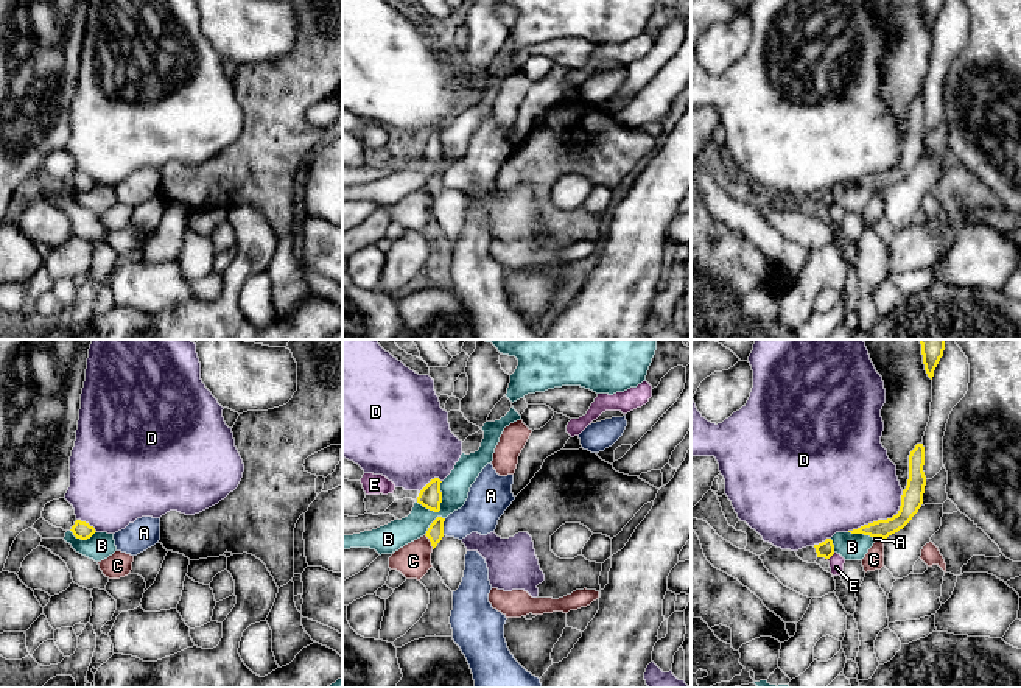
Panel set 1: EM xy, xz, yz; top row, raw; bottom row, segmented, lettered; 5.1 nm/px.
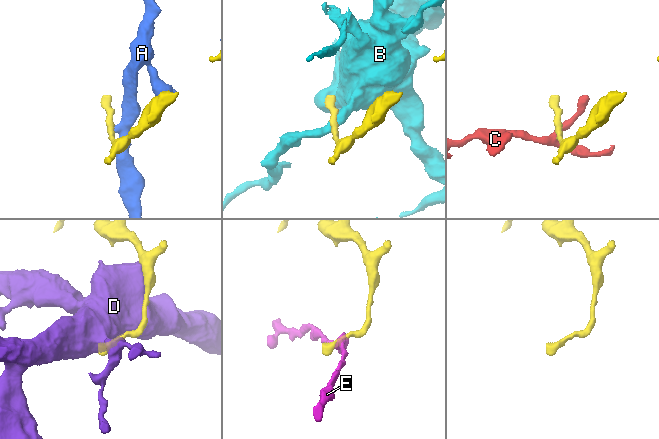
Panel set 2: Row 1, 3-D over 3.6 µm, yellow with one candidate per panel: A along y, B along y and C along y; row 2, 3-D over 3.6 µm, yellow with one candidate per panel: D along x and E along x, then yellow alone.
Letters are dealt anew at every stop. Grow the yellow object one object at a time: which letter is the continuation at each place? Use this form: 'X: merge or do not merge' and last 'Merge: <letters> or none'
A: do not merge
B: do not merge
C: do not merge
D: do not merge
E: do not merge
Merge: none

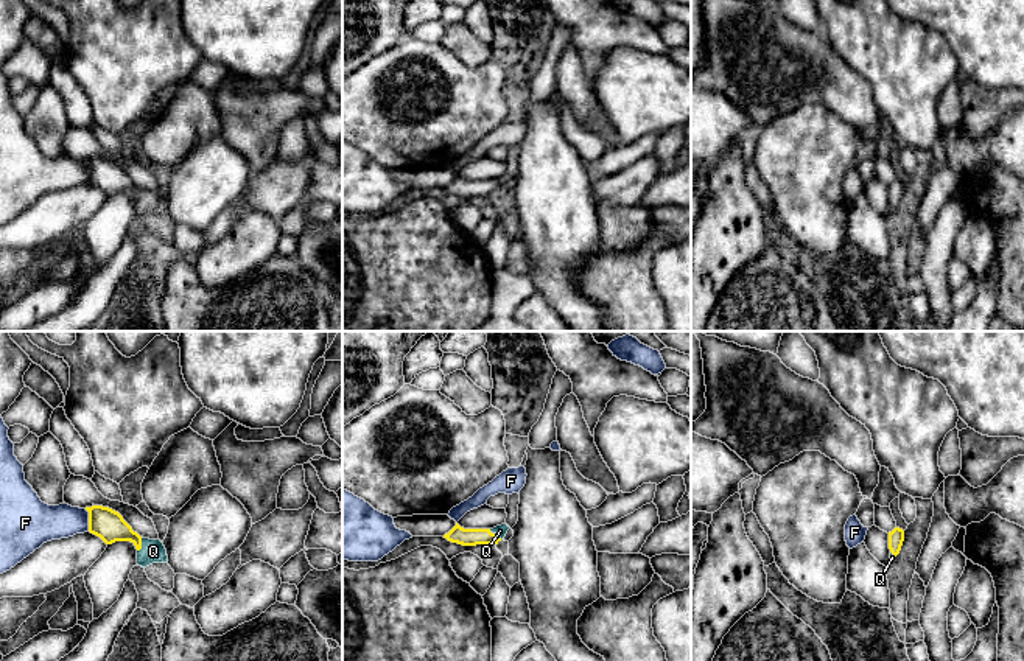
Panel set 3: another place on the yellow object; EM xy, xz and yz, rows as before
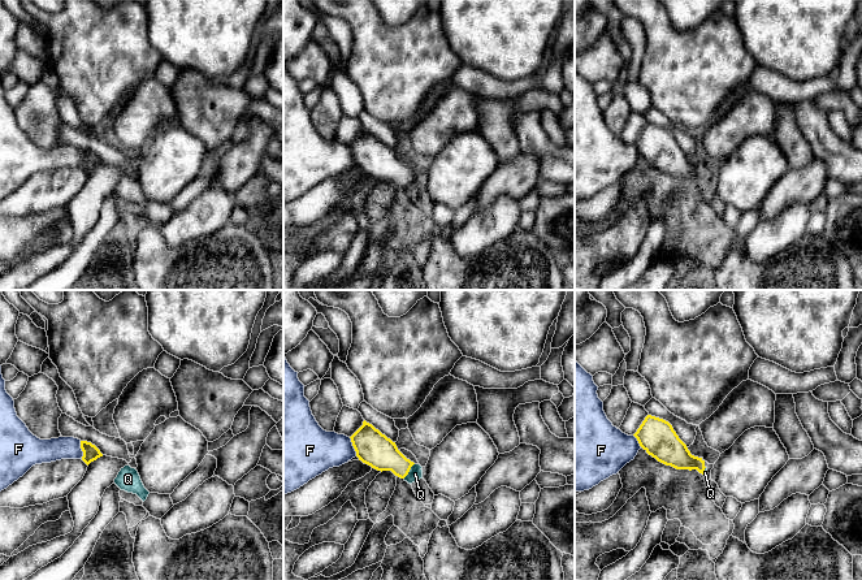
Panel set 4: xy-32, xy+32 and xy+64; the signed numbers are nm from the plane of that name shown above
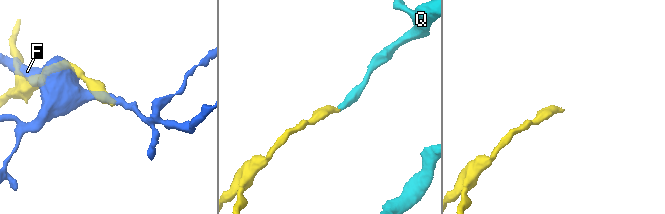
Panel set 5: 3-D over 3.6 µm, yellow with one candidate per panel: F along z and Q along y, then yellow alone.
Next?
F: do not merge
Q: merge
Merge: Q

